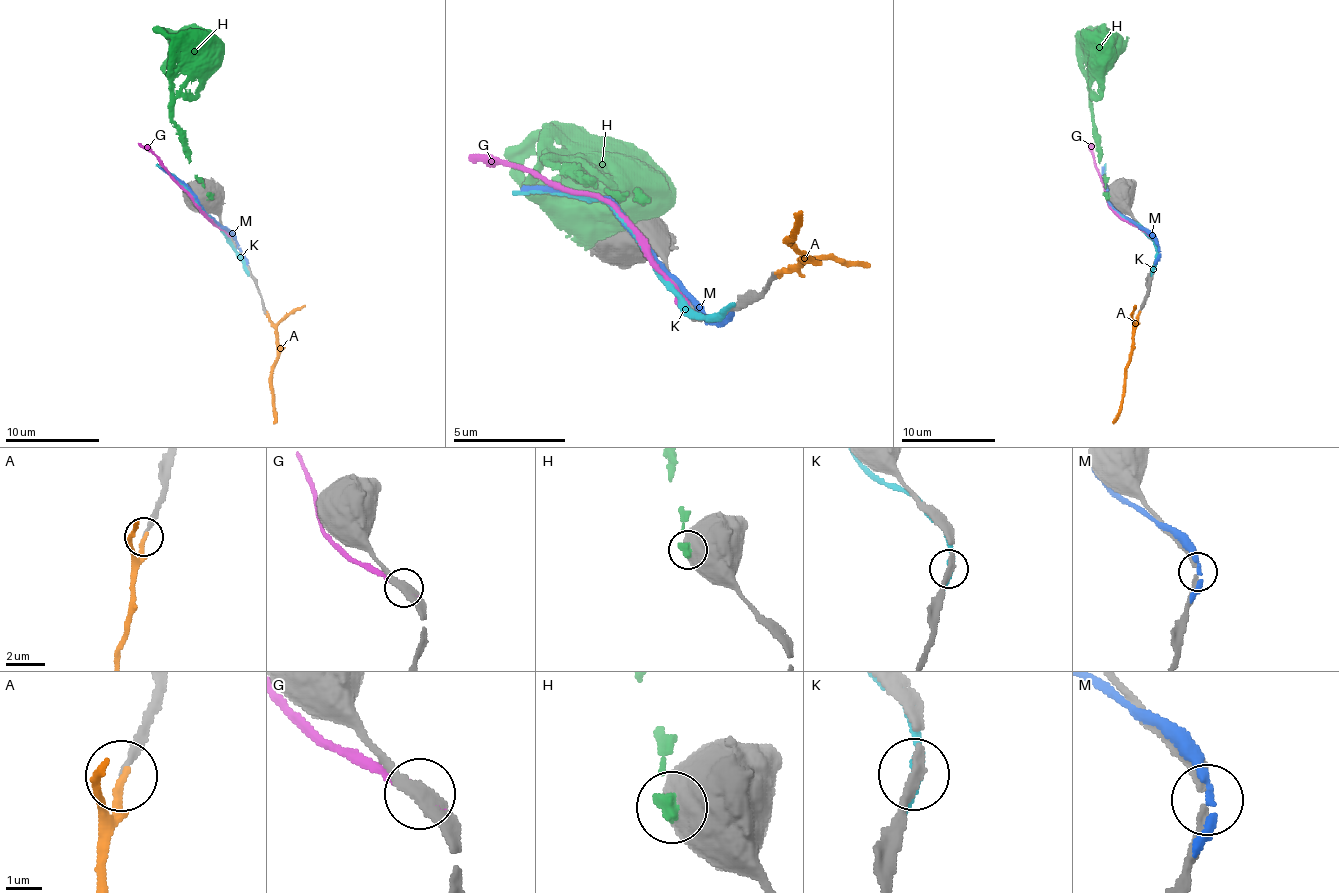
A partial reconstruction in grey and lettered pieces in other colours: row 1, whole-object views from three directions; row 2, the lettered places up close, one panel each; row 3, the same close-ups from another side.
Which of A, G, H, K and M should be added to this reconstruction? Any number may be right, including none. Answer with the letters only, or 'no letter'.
A

